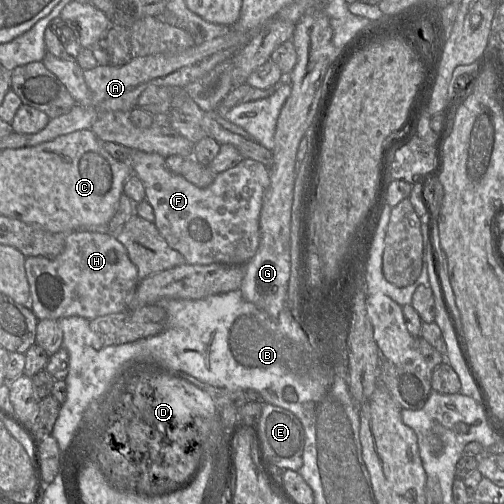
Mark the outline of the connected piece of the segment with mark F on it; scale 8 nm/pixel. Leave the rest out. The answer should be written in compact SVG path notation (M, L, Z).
M131 150L129 164L133 175L140 178L145 187L145 200L154 210L154 224L158 231L172 249L184 256L188 264L245 265L256 254L260 242L259 219L263 196L270 185L269 169L264 164L245 158L235 167L217 174L207 188L199 188L182 175L171 172L166 158L157 153Z

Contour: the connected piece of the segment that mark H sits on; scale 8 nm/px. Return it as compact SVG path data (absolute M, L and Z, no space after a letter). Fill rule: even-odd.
M74 231L67 233L65 240L65 248L57 258L50 260L42 256L27 257L24 266L26 271L26 278L28 280L28 284L30 287L31 310L38 320L42 319L57 320L70 316L79 316L87 320L93 320L99 316L105 316L112 313L119 313L121 311L134 309L134 307L142 307L142 306L133 306L133 295L136 292L136 289L140 283L138 276L138 269L131 262L124 245L119 240L117 240L114 234L98 233L90 231Z

